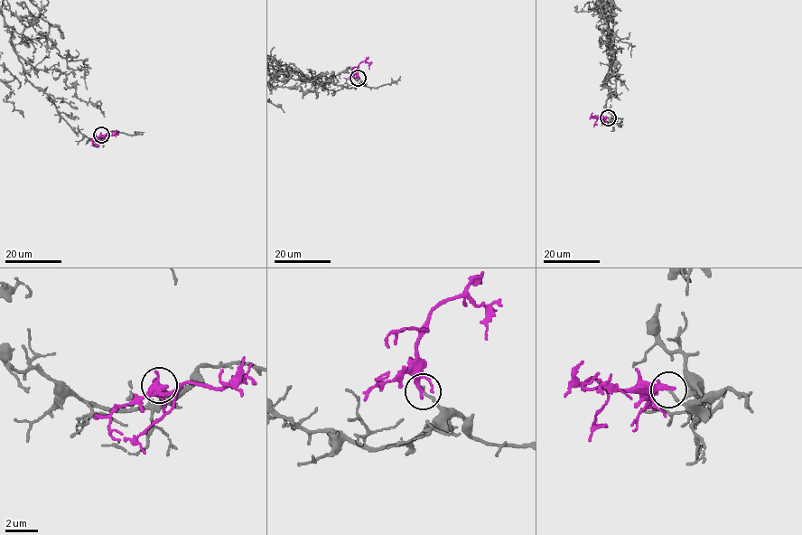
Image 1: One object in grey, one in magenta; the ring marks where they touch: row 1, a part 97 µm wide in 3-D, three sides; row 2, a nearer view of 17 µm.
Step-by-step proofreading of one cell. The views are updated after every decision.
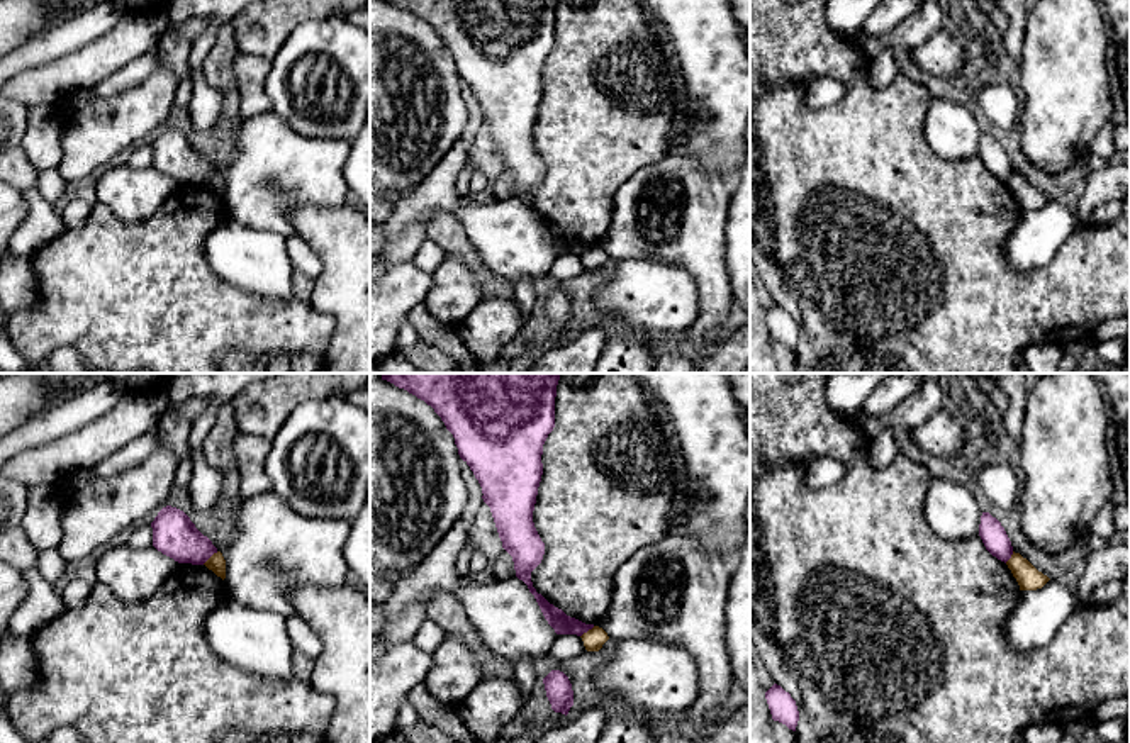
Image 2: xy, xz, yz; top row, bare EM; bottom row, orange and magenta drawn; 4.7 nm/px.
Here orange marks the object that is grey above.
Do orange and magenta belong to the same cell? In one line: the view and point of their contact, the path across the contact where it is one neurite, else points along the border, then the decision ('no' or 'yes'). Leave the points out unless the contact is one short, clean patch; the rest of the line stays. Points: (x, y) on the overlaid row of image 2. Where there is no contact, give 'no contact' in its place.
xy (211, 557) | along xy (218, 552), (202, 564) | no

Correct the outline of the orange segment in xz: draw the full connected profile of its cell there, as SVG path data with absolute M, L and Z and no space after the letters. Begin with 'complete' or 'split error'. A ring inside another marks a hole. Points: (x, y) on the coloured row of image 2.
complete | M594 626L587 633L584 633L580 638L587 651L599 651L602 645L609 640L607 633L599 626Z

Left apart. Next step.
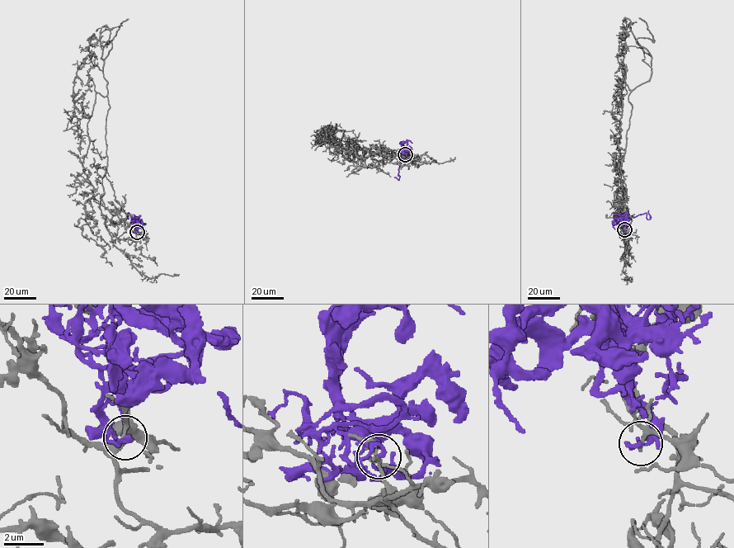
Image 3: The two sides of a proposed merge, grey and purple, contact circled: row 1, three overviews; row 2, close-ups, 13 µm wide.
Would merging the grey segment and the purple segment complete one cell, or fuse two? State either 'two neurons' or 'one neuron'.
two neurons

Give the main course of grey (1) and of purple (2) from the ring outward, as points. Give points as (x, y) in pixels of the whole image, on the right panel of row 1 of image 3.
1: (624, 229), (620, 170), (632, 105), (626, 84), (618, 172), (632, 220), (623, 243), (635, 262)
2: (624, 229), (624, 215), (631, 218), (646, 213), (646, 219), (649, 219), (648, 210)

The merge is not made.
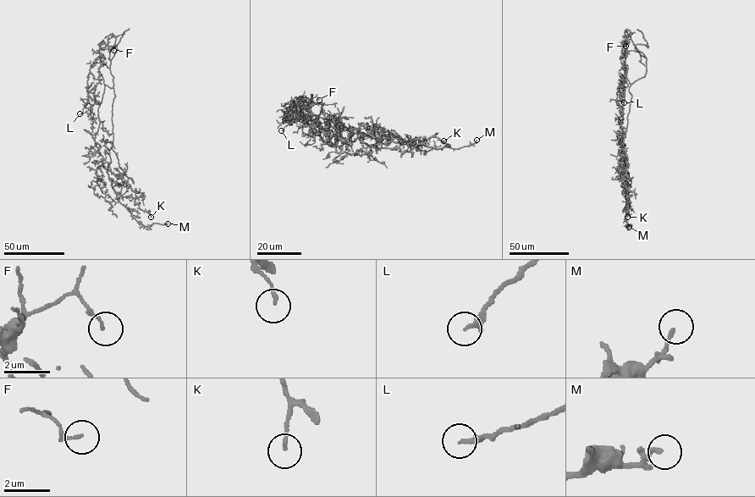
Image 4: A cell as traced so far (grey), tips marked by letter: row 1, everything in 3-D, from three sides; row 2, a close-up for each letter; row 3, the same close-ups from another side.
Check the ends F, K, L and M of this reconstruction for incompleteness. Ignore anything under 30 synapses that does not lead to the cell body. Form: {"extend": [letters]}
{"extend": []}

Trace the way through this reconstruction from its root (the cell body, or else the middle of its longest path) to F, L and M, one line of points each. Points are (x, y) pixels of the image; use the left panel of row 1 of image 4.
F: (114, 92), (108, 58), (115, 40), (112, 36), (107, 45), (113, 50)
L: (114, 92), (113, 76), (101, 56), (100, 62), (90, 65), (88, 76), (90, 107), (79, 113)
M: (114, 92), (113, 140), (107, 170), (112, 187), (118, 200), (139, 223), (149, 226), (168, 223)

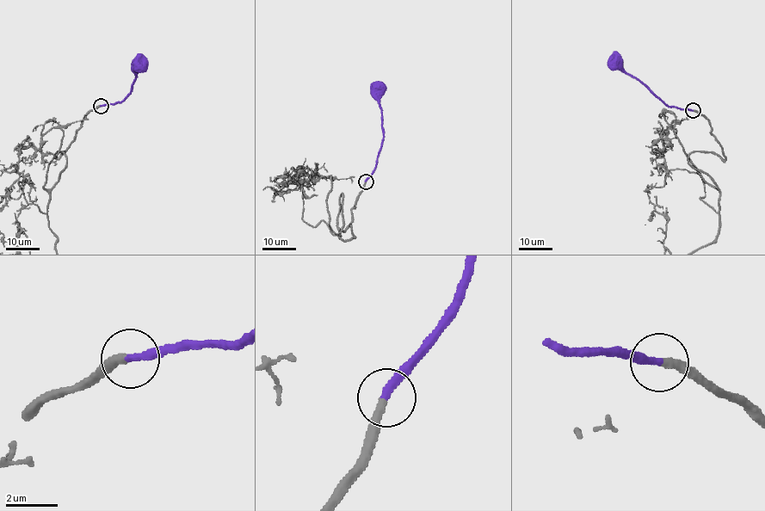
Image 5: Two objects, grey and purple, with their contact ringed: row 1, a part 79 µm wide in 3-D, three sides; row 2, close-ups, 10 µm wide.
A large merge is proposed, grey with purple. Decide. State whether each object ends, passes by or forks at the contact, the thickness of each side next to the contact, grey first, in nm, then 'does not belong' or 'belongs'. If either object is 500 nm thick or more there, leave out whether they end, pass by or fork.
grey ends there; purple ends there; 320 nm thick on the grey side, 320 nm on the other; belongs

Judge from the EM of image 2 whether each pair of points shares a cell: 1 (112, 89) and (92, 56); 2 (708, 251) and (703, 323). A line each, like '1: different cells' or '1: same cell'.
1: different cells
2: same cell

